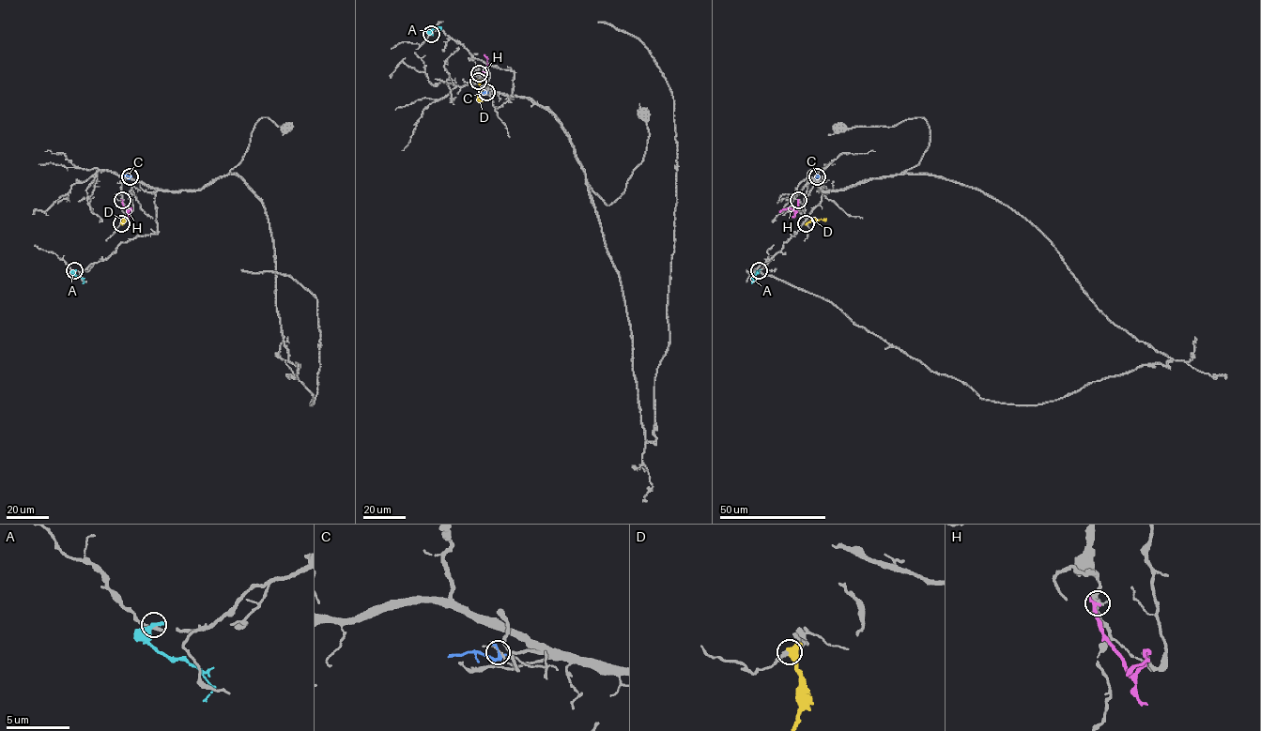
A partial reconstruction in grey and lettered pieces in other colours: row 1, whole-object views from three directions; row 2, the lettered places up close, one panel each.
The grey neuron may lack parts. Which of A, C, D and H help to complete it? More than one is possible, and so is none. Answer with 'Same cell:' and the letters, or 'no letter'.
Same cell: no letter

